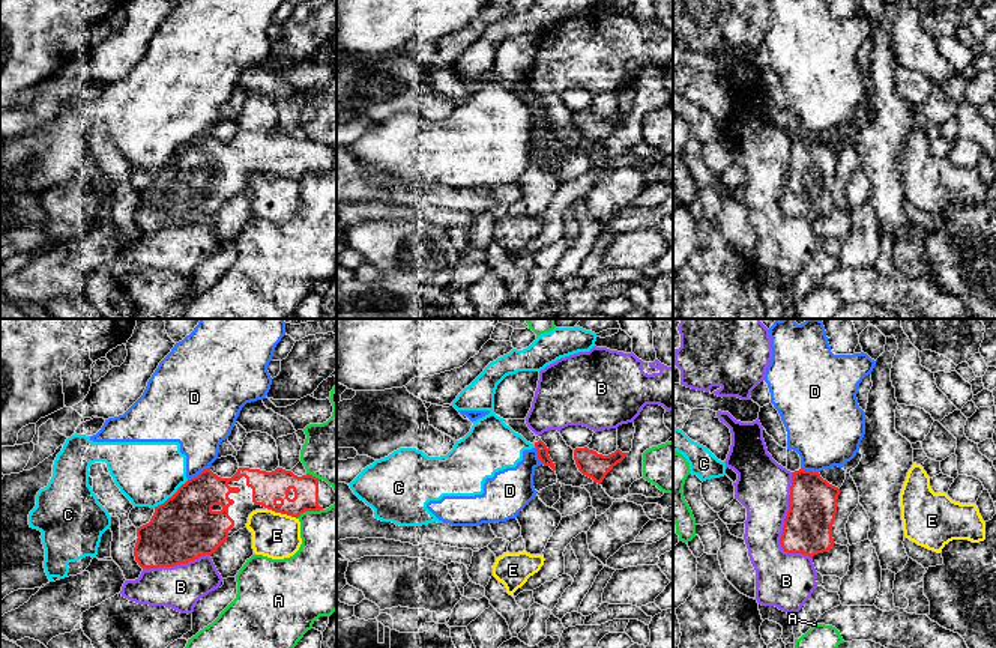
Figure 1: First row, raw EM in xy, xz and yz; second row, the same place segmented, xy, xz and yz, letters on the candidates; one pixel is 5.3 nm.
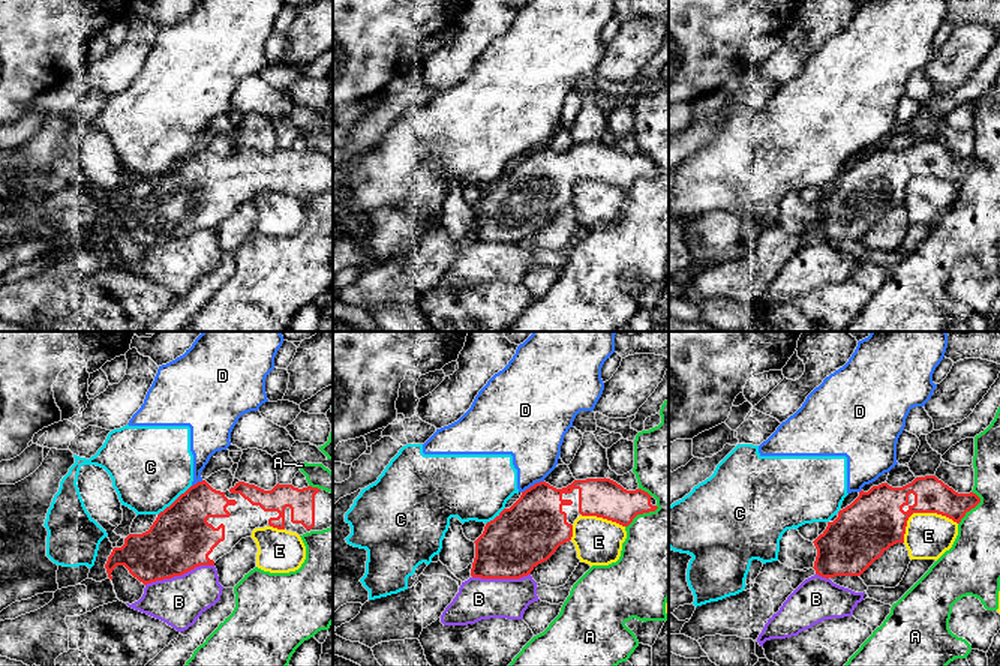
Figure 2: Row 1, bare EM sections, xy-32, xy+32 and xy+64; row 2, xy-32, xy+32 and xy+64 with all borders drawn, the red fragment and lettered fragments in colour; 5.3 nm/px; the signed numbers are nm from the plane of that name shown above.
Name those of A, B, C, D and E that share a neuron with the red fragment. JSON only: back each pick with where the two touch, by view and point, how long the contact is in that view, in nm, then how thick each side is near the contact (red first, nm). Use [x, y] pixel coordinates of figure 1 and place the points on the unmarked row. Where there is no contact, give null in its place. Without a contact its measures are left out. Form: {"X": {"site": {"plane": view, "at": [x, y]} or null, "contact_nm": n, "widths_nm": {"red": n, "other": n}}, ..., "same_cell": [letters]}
{"same_cell": []}

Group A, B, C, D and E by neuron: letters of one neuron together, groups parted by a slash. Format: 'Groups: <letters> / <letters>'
Groups: A / B / C D / E

